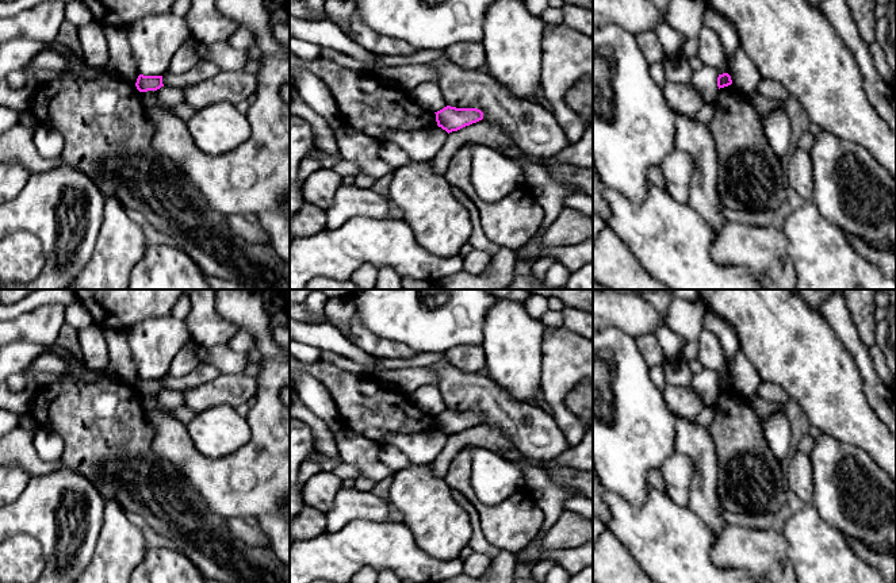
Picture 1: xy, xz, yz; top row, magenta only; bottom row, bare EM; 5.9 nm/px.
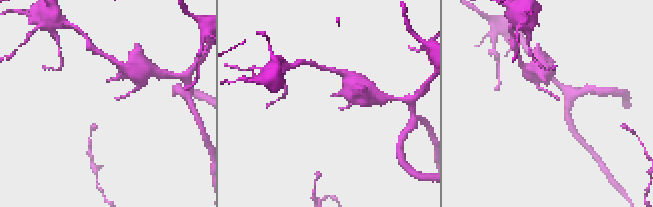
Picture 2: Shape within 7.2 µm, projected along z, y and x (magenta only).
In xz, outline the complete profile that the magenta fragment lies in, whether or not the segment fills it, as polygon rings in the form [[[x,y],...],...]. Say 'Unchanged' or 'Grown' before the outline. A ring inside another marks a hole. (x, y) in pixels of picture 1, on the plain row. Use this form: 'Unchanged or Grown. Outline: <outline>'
Unchanged. Outline: [[[447,409],[434,417],[437,429],[448,437],[483,422],[483,415],[478,411],[456,411]]]

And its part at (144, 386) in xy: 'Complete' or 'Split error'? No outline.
Complete

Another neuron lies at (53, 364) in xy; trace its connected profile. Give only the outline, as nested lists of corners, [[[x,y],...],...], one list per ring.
[[[50,353],[34,360],[34,363],[28,367],[28,369],[22,373],[27,383],[26,388],[37,391],[37,379],[39,375],[43,373],[55,376],[73,373],[76,377],[81,380],[97,379],[97,373],[95,371],[74,368],[61,356]]]

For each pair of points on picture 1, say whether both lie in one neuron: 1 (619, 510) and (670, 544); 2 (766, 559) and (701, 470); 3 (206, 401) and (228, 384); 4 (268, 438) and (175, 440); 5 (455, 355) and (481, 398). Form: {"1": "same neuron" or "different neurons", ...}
{"1": "same neuron", "2": "same neuron", "3": "same neuron", "4": "same neuron", "5": "different neurons"}

